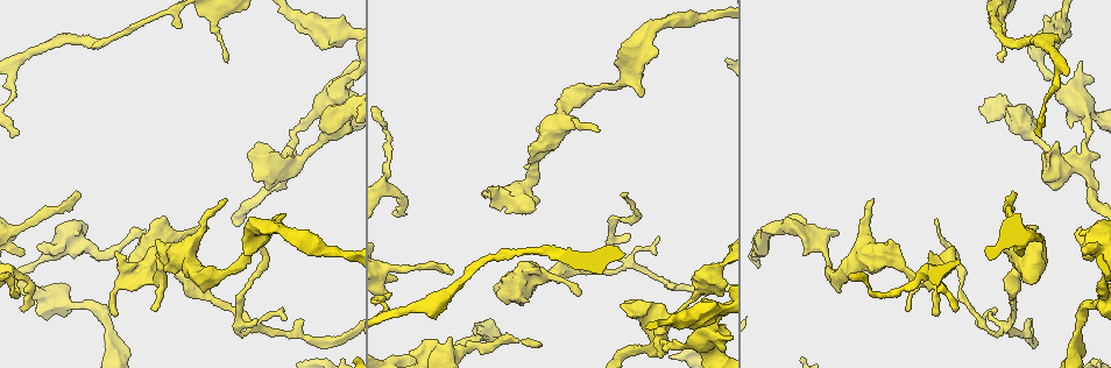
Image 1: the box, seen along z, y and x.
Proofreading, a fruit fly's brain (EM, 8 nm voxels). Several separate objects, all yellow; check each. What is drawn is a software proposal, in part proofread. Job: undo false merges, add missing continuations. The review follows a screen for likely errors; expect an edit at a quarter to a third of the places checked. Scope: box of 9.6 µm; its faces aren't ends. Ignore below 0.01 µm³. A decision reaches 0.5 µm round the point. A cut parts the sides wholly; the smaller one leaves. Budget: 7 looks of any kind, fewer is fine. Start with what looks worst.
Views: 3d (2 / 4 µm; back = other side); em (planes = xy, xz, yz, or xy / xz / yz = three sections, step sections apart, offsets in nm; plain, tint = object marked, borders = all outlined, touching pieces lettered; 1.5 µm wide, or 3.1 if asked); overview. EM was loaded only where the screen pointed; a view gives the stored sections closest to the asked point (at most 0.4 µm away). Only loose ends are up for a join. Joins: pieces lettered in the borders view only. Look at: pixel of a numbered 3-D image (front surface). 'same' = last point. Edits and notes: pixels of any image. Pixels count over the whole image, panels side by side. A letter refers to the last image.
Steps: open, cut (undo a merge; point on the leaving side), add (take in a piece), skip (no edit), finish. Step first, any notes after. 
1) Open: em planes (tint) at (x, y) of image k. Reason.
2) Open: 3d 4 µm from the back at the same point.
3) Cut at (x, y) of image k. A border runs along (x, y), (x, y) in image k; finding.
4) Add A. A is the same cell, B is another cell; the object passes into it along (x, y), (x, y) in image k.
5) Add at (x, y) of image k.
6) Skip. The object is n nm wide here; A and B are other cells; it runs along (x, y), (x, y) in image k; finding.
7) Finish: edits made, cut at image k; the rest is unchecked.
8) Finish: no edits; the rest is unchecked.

Open: 3d 2 µm at (58, 40) of image 1. Free end.

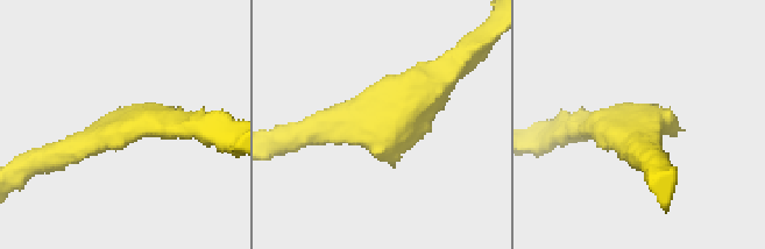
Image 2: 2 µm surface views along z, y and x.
Open: em planes (borders) at (114, 114) of image 2.

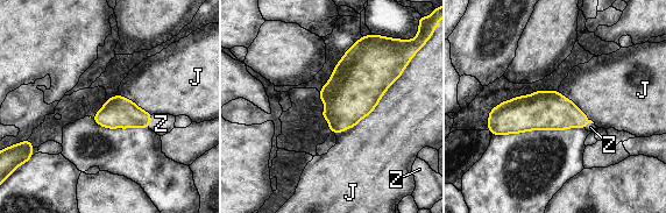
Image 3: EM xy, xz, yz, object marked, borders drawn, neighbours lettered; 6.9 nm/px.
Add Z. Z is the same cell, J is another cell; the object passes into it along (119, 112), (149, 121), (161, 123) in image 3; the cell continues.

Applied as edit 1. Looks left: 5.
Open: em planes (plain) at (284, 318) of image 1. Free end.

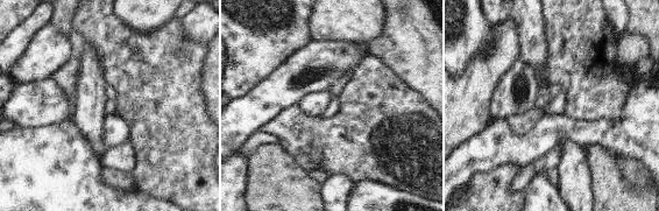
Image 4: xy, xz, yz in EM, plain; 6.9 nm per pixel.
Open: em planes (borders) at the same point.

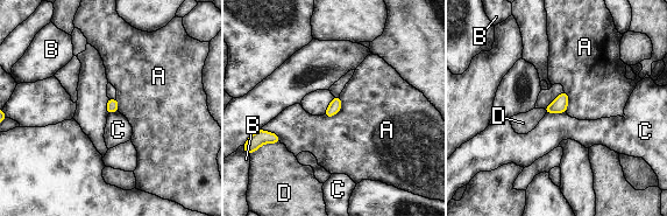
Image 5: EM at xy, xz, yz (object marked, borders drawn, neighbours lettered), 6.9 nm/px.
Skip. The longest contact is with A, 180 nm; A, B, C and D are other cells; a border runs along (340, 97), (341, 108), (323, 116) in image 5; none of them fits.

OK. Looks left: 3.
Open: em planes (borders) at (531, 150) of image 1. Thick end.

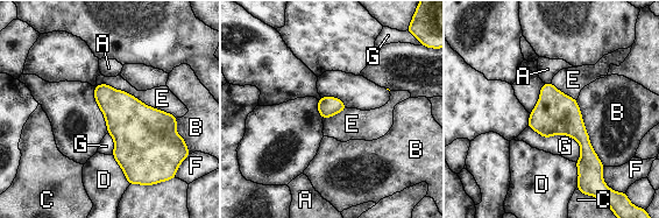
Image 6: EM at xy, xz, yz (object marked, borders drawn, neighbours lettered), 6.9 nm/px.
Skip. A, B, C, D, E, F and G are other cells; a border runs along (576, 99), (590, 146), (604, 166) in image 6; none of them fits.

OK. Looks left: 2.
Finish: edits made, add at image 3; the rest is unchecked.

